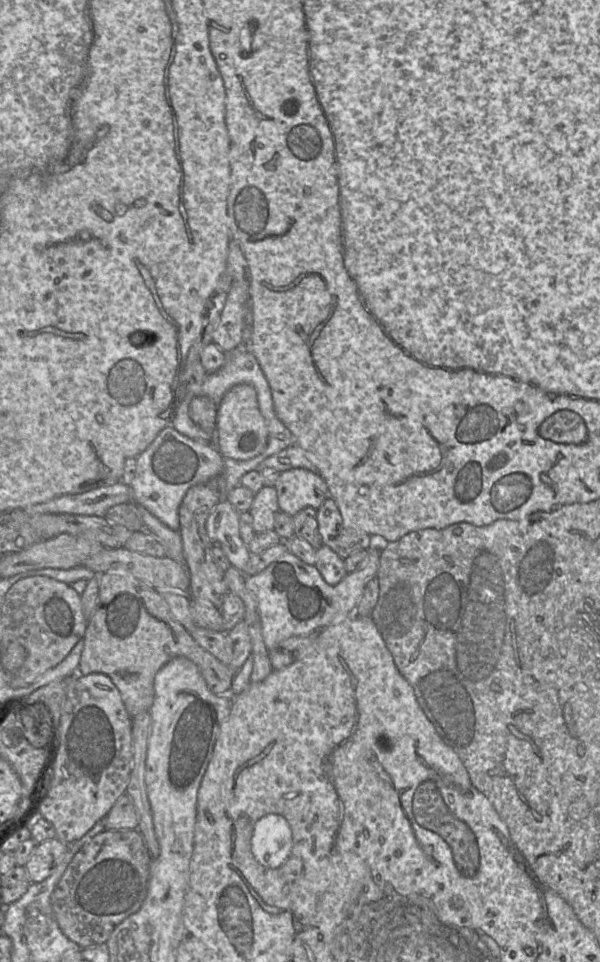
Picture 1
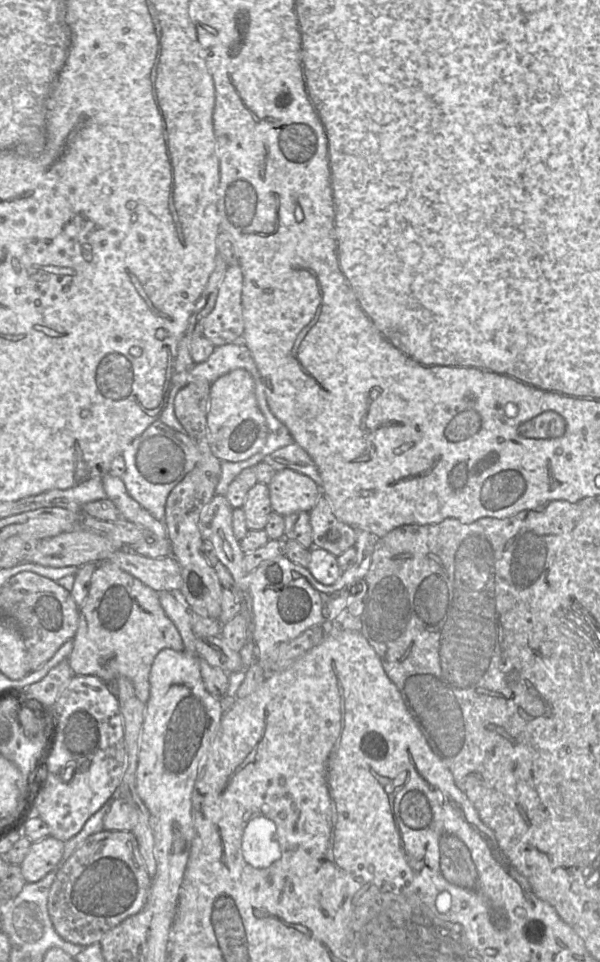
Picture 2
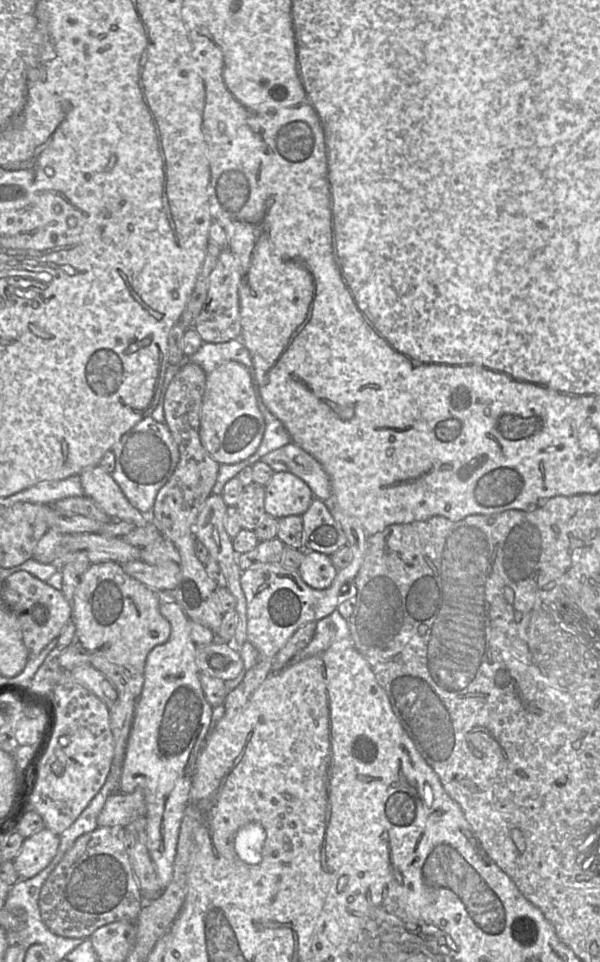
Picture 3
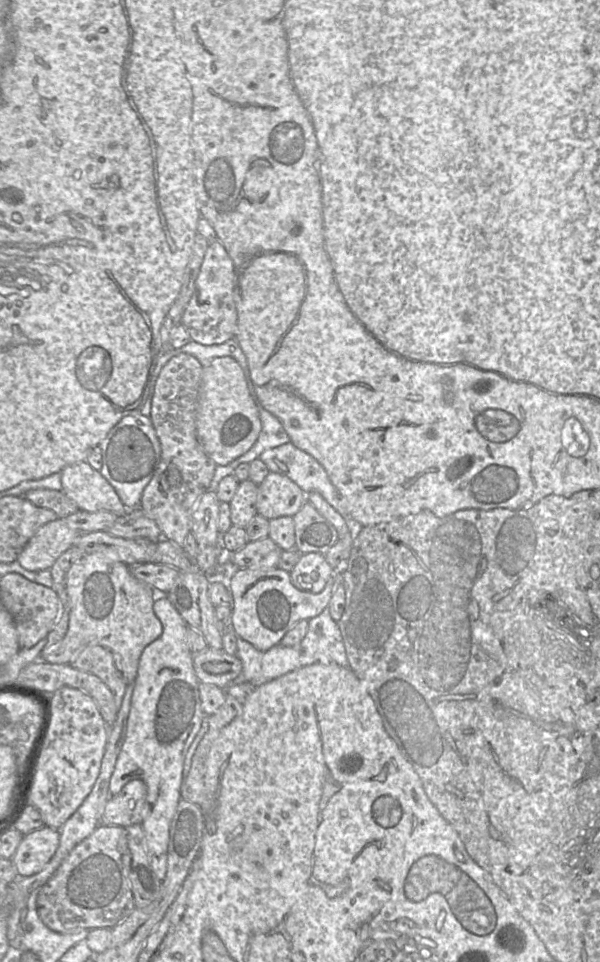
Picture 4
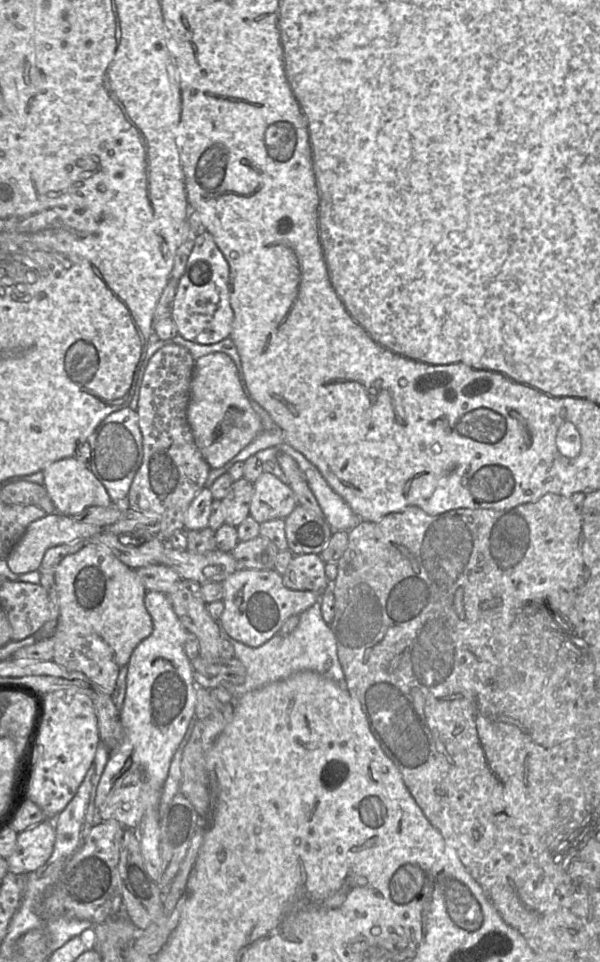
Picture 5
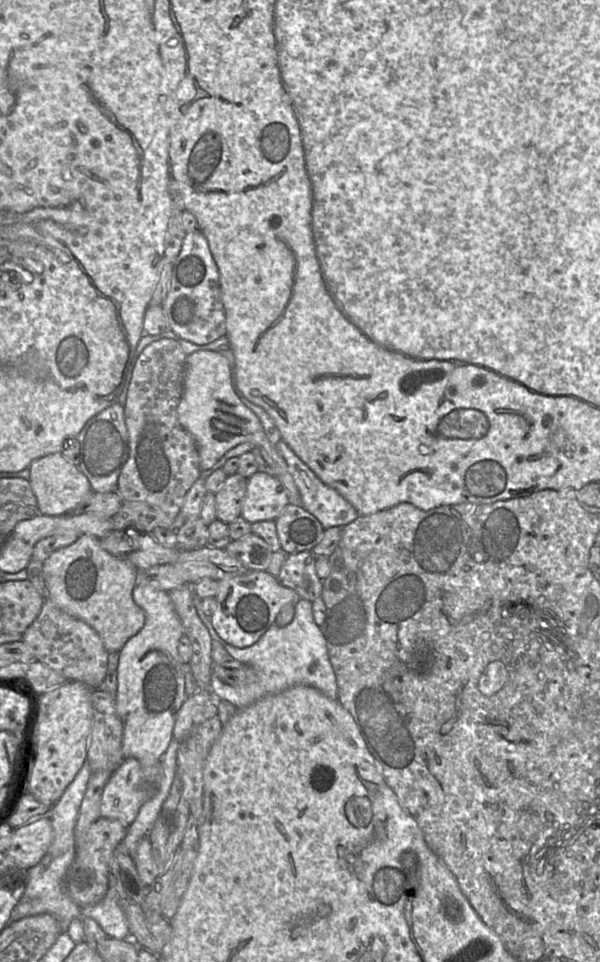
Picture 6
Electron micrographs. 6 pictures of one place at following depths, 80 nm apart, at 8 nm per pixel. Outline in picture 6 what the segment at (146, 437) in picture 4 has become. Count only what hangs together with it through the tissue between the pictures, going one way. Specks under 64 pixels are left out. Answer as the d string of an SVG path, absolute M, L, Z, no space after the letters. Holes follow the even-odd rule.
M115 403L91 418L74 437L79 441L80 453L75 466L87 477L94 492L115 492L121 469L130 455L129 436L125 424L124 407Z

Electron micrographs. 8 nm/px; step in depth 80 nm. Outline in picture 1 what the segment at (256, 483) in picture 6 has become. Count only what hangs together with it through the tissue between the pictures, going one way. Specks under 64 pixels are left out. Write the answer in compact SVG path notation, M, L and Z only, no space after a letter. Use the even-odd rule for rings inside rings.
M305 468L280 472L274 487L280 511L290 516L306 507L318 509L330 497L323 477Z

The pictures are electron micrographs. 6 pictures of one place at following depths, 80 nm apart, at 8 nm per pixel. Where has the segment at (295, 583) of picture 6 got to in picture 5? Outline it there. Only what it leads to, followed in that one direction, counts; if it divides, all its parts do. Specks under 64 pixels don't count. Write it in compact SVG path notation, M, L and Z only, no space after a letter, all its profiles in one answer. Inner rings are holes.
M318 554L294 556L284 575L283 585L294 591L311 591L321 596L332 581L325 574L325 563Z

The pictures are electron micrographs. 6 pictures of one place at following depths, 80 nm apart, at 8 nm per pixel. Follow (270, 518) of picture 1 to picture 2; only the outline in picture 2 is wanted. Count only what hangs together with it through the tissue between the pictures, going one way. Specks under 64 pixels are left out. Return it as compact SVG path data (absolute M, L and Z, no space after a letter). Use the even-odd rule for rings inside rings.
M257 482L251 487L247 492L242 509L248 530L263 530L269 515L273 512L268 485Z

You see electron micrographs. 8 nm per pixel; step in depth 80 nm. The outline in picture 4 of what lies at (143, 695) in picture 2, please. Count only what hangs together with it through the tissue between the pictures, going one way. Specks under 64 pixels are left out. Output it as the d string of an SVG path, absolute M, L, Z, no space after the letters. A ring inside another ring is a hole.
M90 553L71 566L65 578L65 590L70 606L67 633L59 642L46 645L40 659L69 664L86 647L100 645L112 653L118 670L128 684L133 684L143 650L163 632L162 623L153 610L152 587L136 579L125 563Z

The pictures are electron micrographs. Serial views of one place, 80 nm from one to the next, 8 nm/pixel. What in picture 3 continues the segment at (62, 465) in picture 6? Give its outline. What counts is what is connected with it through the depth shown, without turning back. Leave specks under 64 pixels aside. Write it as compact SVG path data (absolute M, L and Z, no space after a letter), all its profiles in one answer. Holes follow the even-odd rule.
M94 466L79 474L84 496L92 499L111 519L145 526L150 517L131 505L119 485L106 470Z

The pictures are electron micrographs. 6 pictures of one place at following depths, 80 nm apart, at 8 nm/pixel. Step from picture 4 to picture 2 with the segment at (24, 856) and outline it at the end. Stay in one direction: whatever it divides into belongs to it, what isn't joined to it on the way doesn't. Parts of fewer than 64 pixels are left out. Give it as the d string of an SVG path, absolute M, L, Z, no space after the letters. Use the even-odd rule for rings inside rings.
M52 835L32 843L20 864L26 882L37 882L51 872L61 860L63 850L64 842Z

